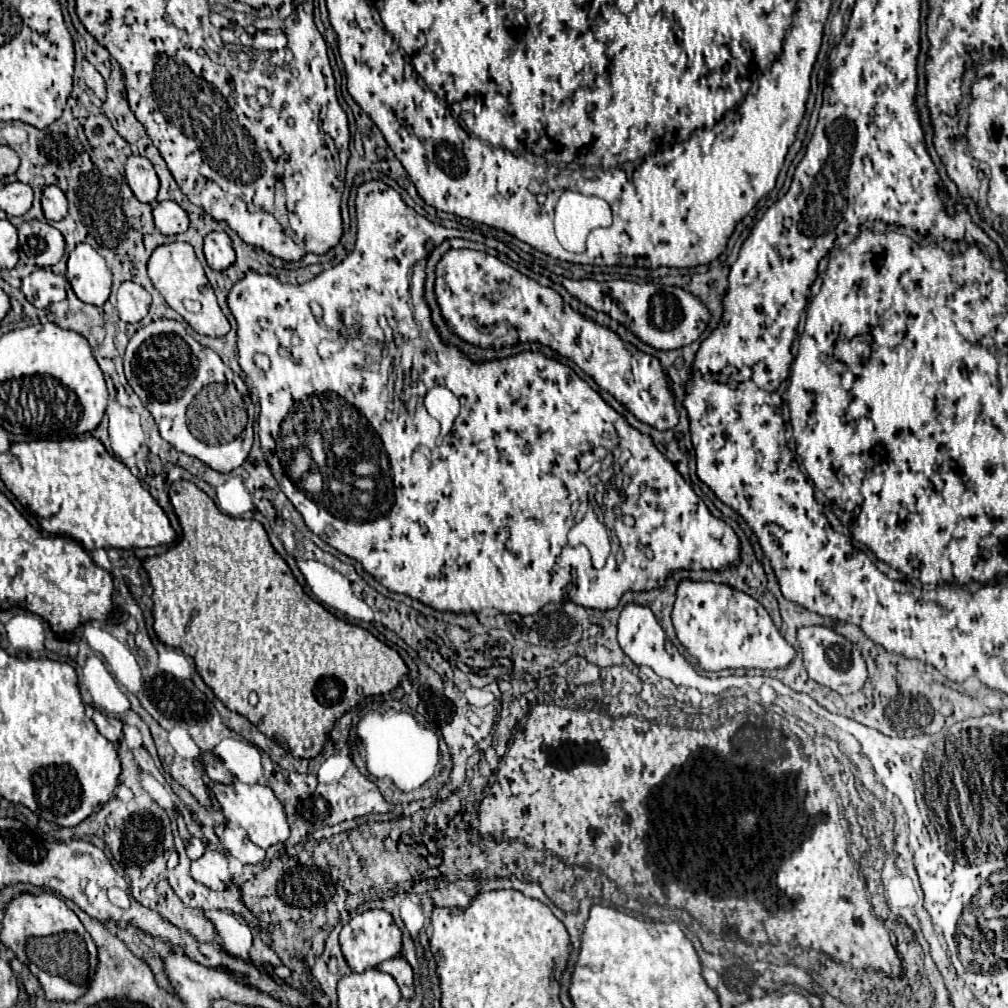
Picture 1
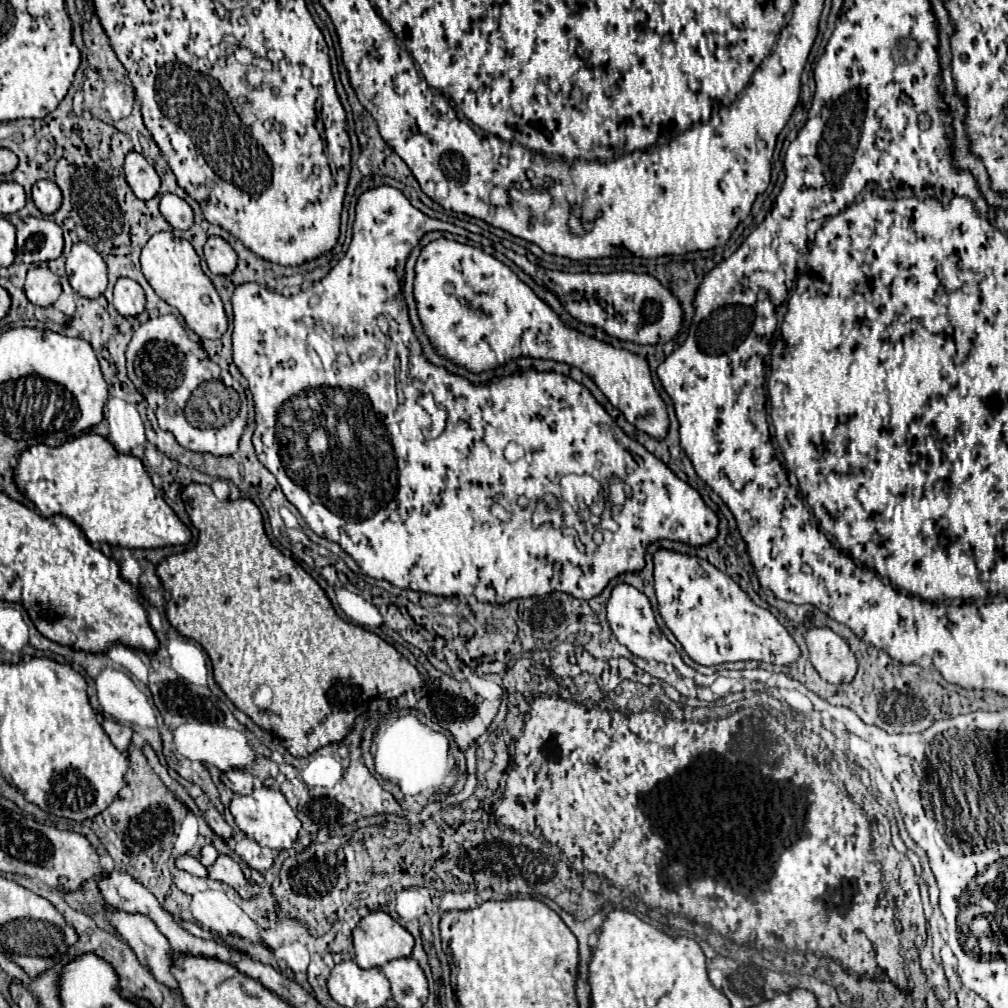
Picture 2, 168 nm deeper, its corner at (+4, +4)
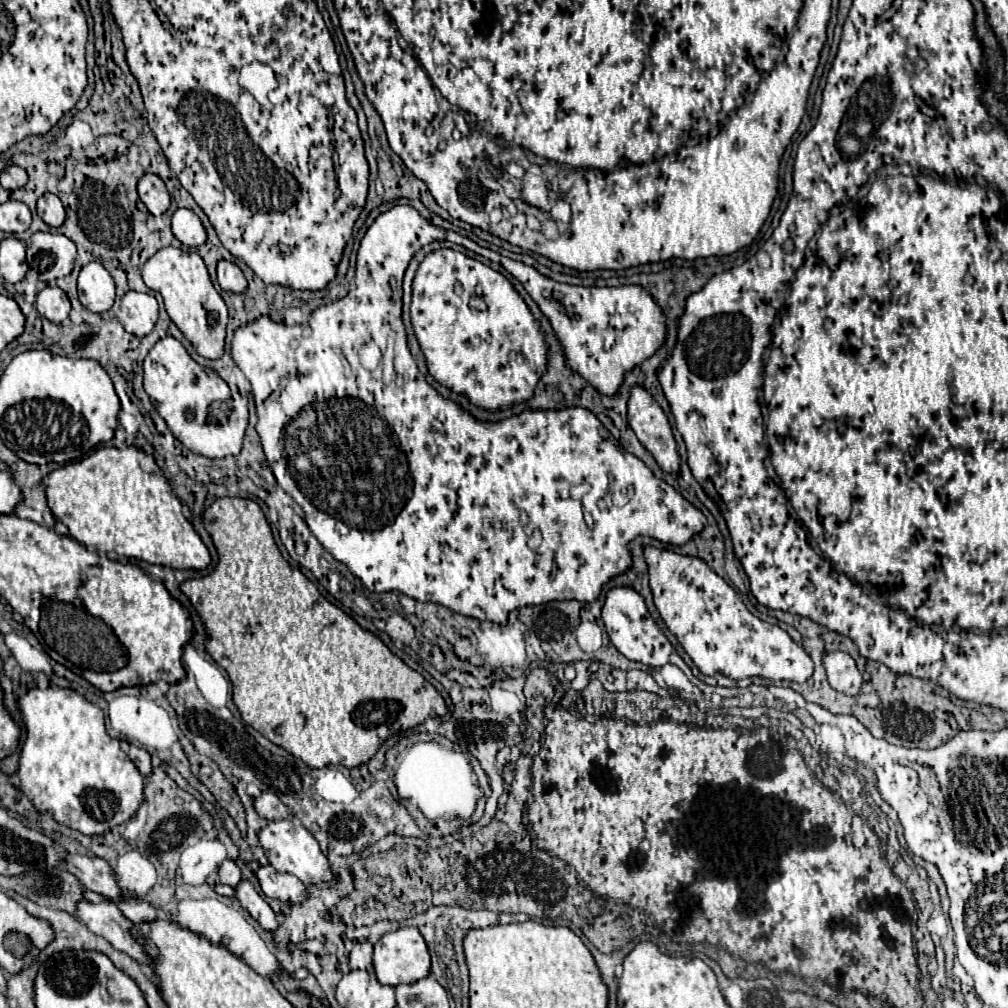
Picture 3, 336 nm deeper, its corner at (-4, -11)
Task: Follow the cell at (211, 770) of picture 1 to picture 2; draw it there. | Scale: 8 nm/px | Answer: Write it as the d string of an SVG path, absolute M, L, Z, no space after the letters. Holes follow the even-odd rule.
M228 770L228 772L222 772L220 774L220 780L236 794L248 794L252 792L252 776L244 770Z

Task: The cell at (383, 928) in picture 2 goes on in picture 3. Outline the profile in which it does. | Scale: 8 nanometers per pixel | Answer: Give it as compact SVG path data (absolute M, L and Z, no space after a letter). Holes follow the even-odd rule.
M404 927L394 933L384 935L374 947L374 971L382 985L402 985L402 983L416 983L430 973L430 953L426 947L424 937L414 927Z

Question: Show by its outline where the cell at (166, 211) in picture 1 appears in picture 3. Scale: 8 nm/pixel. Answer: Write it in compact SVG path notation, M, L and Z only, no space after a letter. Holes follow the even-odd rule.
M176 209L172 215L172 233L182 245L200 247L206 241L206 231L198 215L190 209Z

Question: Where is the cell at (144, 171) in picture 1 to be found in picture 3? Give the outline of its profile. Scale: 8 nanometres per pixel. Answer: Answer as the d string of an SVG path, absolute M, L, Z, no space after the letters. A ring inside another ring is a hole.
M146 173L138 181L138 195L152 215L162 215L170 207L170 193L158 175Z

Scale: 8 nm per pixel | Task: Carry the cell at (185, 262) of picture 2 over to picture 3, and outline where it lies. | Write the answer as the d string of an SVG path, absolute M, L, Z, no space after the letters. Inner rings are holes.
M164 247L152 255L142 267L144 283L164 297L164 307L176 327L194 345L196 353L206 359L220 359L224 355L224 337L228 325L228 307L214 289L208 269L196 251L182 251Z

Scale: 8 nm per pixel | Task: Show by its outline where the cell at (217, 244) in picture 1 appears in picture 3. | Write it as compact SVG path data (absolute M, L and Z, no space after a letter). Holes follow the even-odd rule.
M220 261L218 263L218 283L224 291L230 293L242 293L246 289L246 277L240 271L238 265L230 261Z

